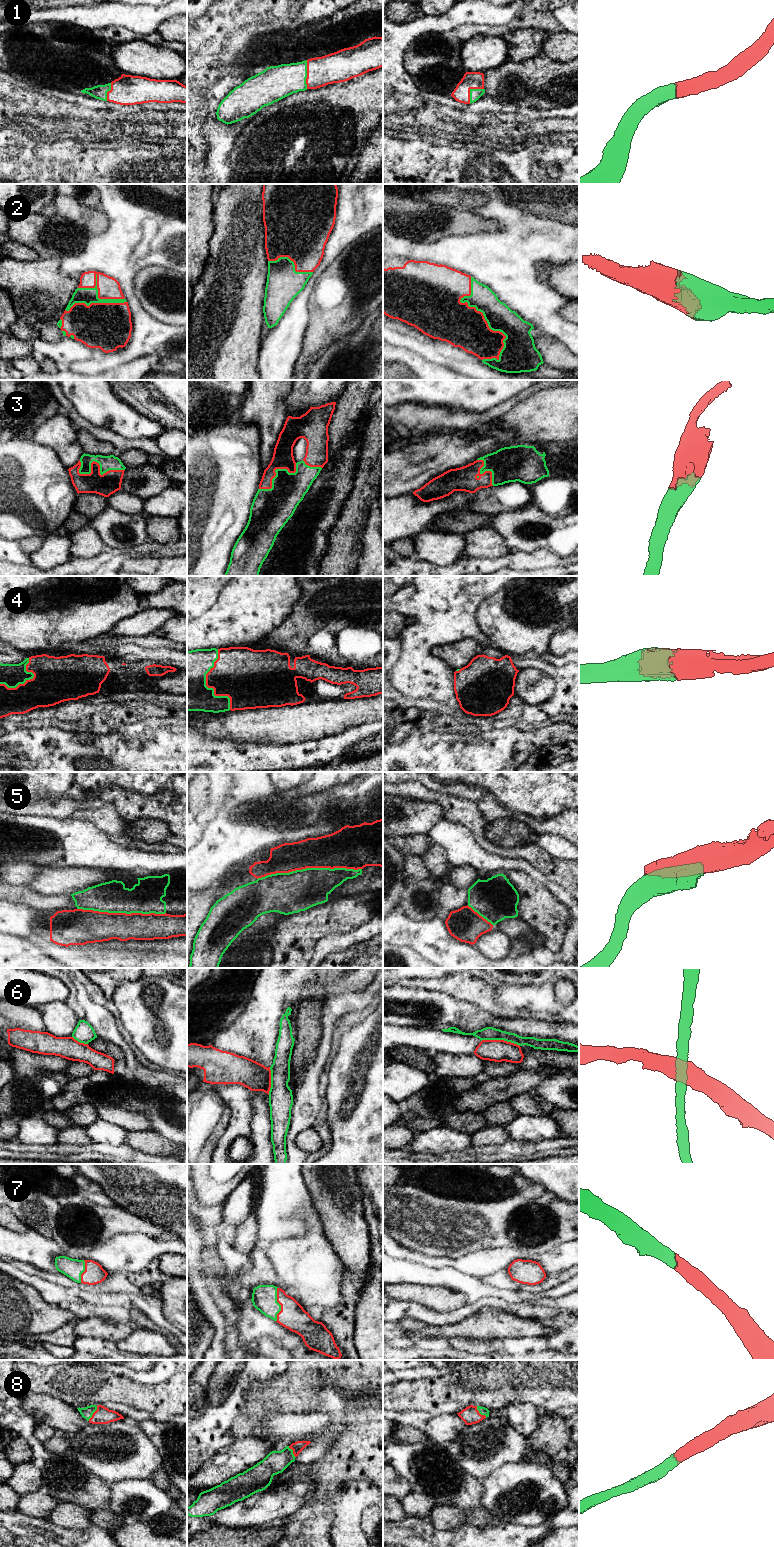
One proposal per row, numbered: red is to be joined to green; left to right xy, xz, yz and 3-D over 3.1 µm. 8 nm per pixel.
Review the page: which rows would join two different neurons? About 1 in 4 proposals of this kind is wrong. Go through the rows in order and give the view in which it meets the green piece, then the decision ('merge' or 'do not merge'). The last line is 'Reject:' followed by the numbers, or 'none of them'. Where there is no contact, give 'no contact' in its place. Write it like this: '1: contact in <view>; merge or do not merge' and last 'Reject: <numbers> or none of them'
1: contact in xz; merge
2: contact in yz; merge
3: contact in xy; merge
4: contact in xz; merge
5: contact in xz; do not merge
6: contact in yz; do not merge
7: contact in xz; merge
8: contact in xy; merge
Reject: 5, 6

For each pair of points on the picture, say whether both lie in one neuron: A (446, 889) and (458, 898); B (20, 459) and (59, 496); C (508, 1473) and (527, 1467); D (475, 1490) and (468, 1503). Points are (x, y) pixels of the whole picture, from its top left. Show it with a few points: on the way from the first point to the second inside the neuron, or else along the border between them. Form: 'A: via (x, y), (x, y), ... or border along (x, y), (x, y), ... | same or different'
A: via (449, 892), (455, 898) | same
B: via (30, 469), (49, 488) | same
C: via (513, 1473), (522, 1472) | same
D: via (472, 1493), (468, 1500) | same

